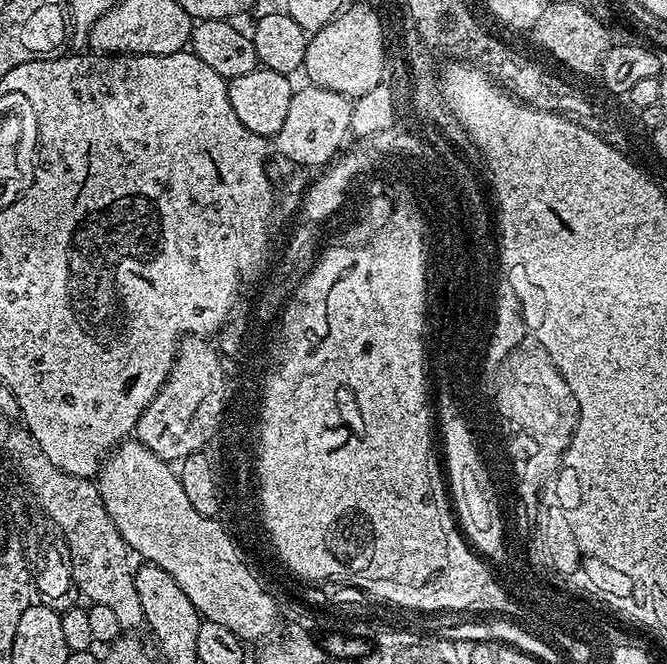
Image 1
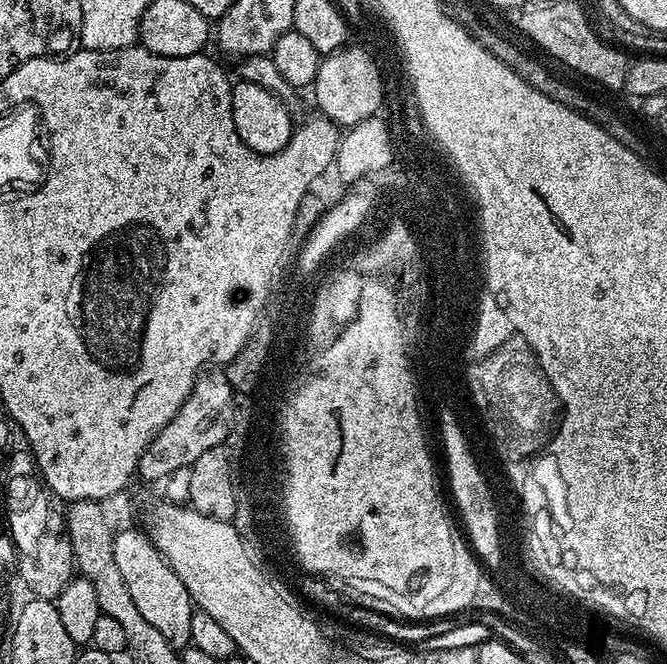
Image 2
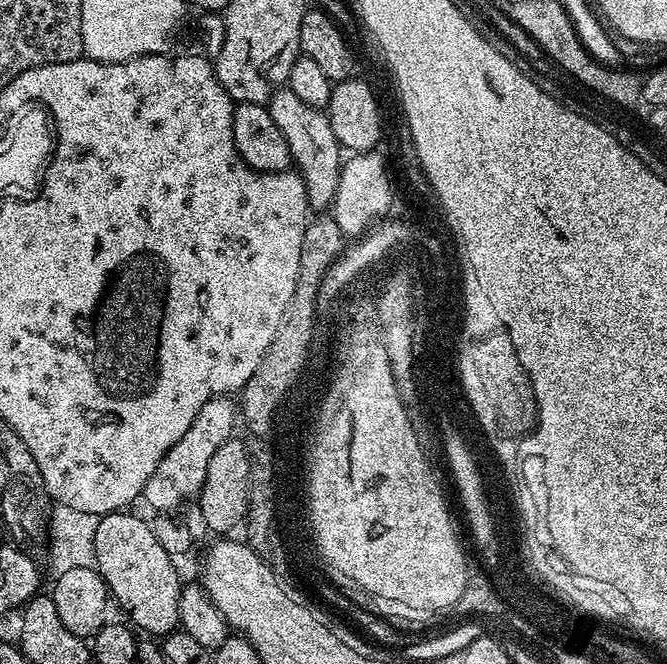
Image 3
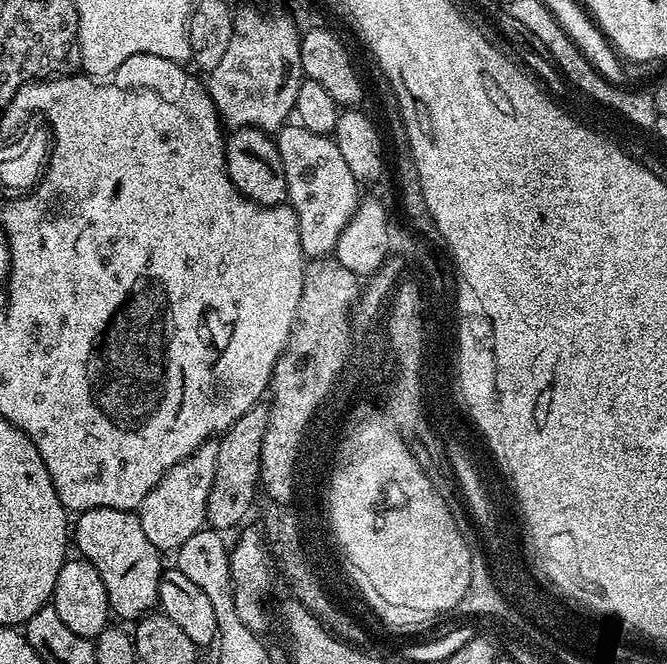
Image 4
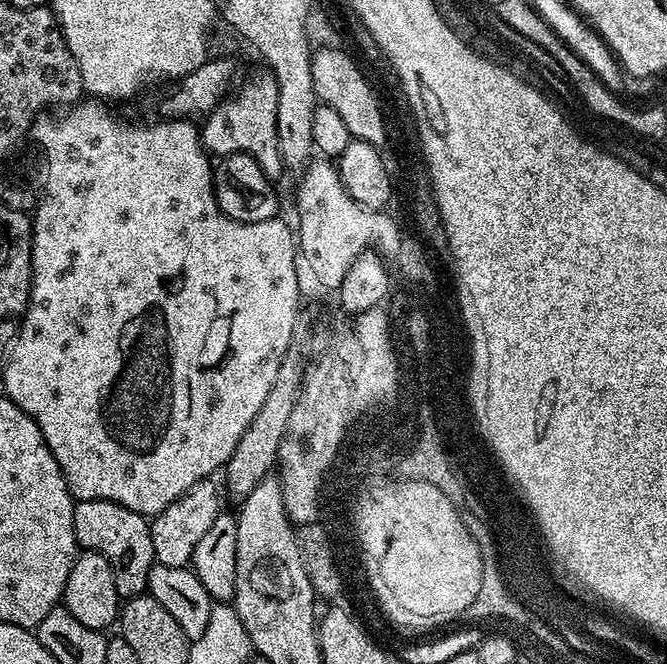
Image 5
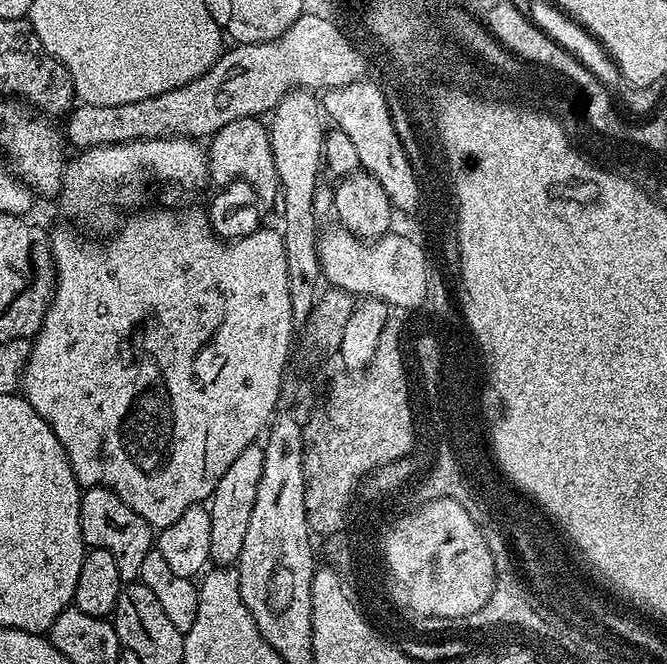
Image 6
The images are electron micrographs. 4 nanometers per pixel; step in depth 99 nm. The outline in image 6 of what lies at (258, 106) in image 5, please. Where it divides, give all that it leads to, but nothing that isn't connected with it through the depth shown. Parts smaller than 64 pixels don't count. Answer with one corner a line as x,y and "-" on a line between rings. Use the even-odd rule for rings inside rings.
255,116
238,118
238,122
230,122
230,126
222,126
210,137
206,144
208,157
208,180
216,186
223,186
235,180
245,180
254,186
261,202
277,199
281,186
278,171
274,166
274,154
271,153
269,129
263,119

